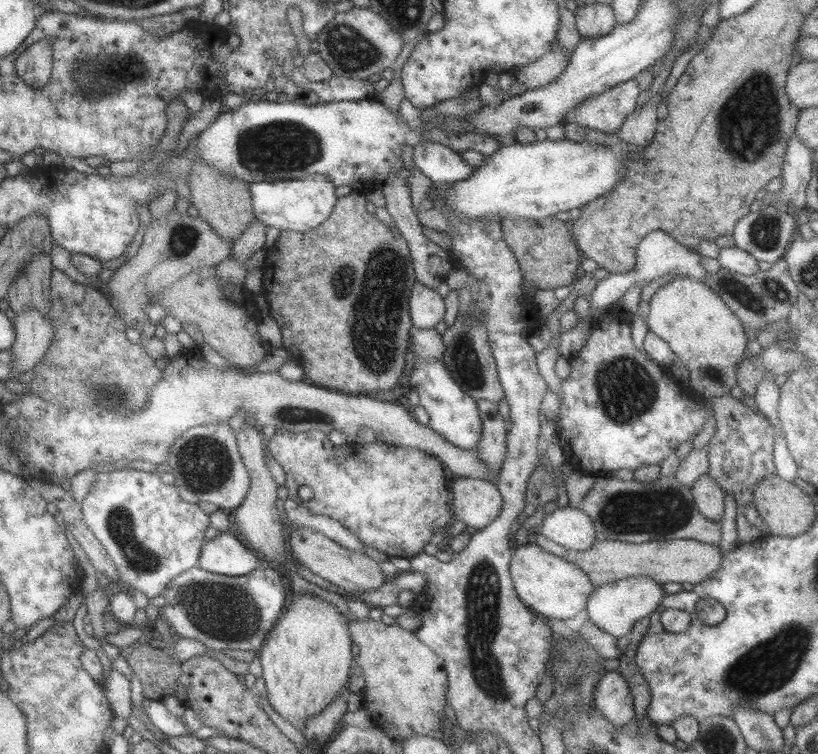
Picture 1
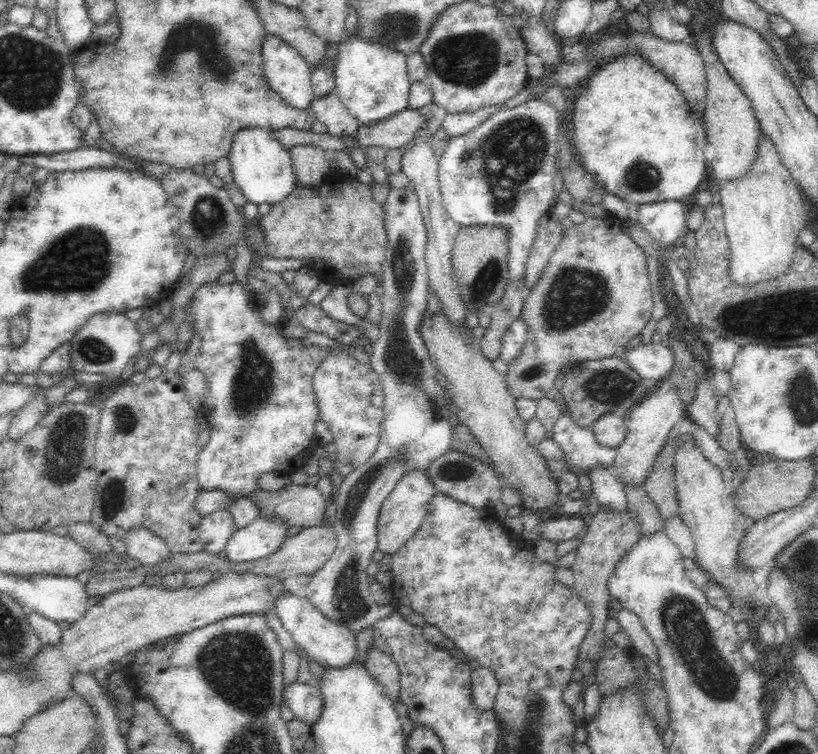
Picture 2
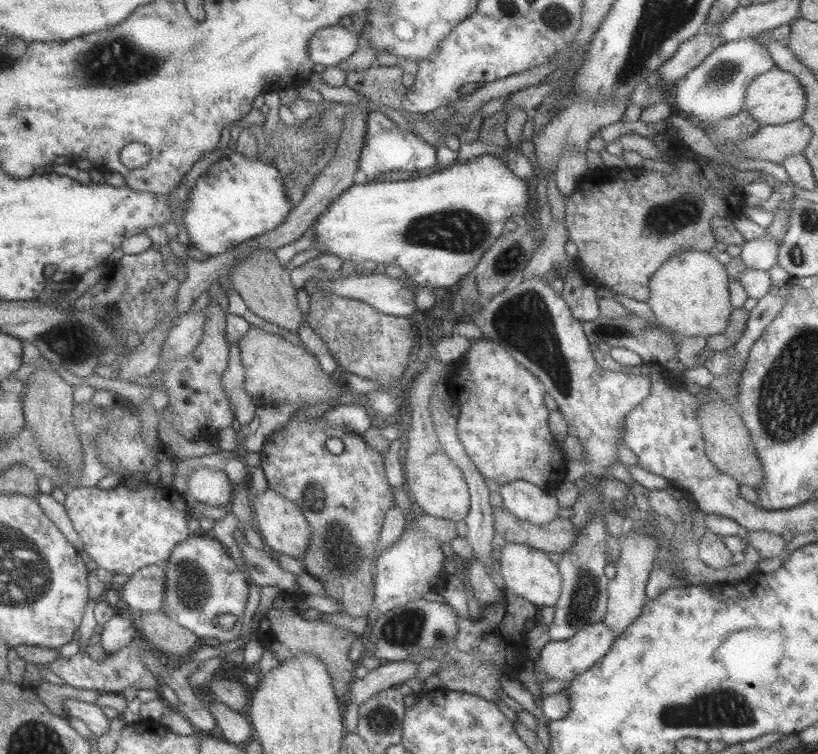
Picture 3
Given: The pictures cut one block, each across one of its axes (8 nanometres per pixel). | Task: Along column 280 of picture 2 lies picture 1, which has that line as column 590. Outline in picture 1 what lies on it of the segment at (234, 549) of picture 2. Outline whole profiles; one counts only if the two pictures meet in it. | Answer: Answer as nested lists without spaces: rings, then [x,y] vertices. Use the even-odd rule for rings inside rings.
[[[555,507],[549,514],[544,515],[539,524],[539,534],[552,540],[559,545],[562,550],[567,550],[571,555],[577,552],[587,550],[594,540],[594,526],[591,519],[579,508],[571,507]]]

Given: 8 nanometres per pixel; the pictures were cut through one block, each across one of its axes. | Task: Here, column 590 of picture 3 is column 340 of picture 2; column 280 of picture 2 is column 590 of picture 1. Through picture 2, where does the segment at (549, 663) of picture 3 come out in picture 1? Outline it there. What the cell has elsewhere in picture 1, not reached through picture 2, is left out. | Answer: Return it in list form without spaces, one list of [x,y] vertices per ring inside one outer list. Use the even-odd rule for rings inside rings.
[[[633,576],[599,585],[587,597],[584,608],[587,618],[599,630],[617,639],[623,635],[628,636],[637,620],[647,617],[657,608],[661,597],[665,594],[661,585],[647,576]]]

